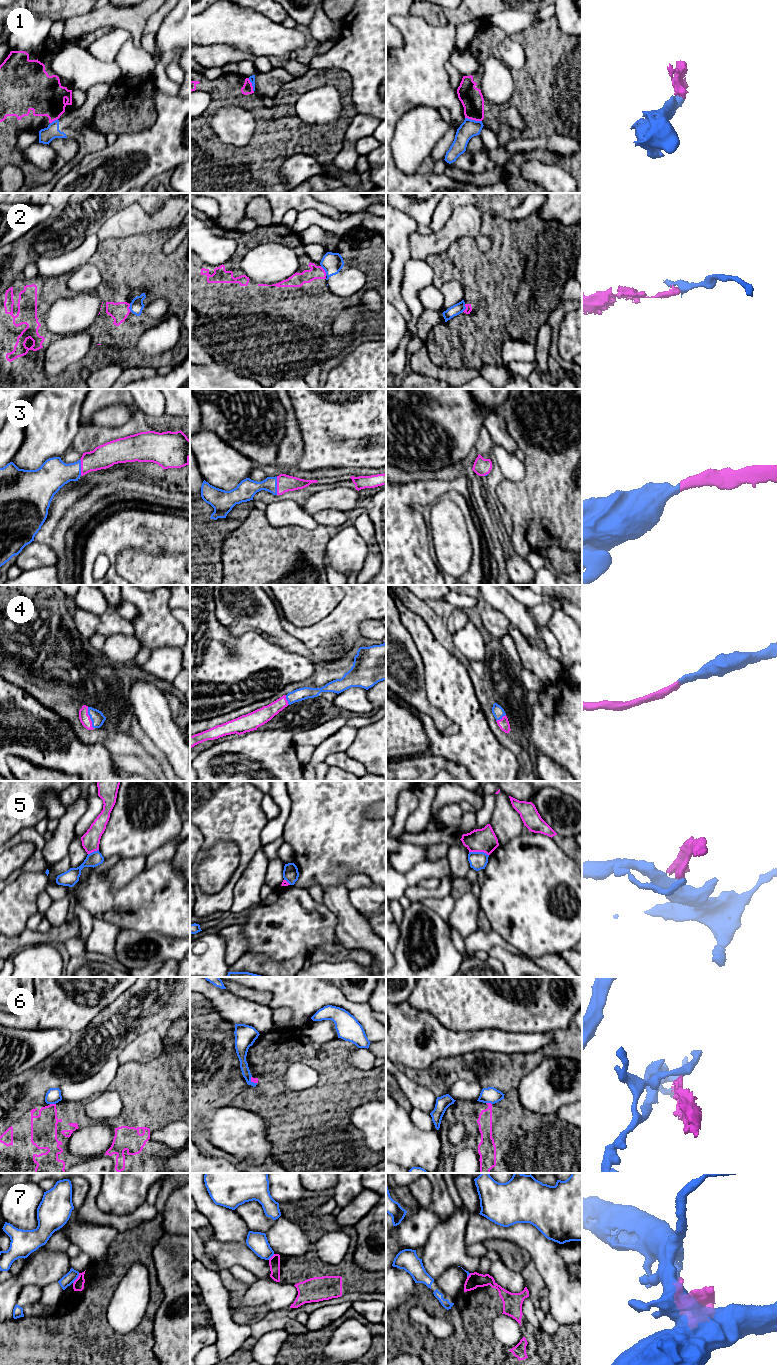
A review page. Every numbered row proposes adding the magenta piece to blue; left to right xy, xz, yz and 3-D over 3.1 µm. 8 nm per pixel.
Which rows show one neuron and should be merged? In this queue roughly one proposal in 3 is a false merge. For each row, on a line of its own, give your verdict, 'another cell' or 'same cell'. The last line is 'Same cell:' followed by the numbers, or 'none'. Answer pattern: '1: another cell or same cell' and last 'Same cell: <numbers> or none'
1: another cell
2: another cell
3: same cell
4: same cell
5: another cell
6: another cell
7: another cell
Same cell: 3, 4

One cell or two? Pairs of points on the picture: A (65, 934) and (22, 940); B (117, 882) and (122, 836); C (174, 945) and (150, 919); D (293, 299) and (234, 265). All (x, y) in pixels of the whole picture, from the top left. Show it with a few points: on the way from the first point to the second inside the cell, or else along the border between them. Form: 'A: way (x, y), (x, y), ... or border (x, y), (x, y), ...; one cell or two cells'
A: way (54, 935), (33, 938); one cell
B: border (145, 856), (122, 858); two cells
C: border (145, 932), (157, 932), (165, 937), (179, 939); two cells
D: way (275, 299), (254, 299), (238, 283); one cell

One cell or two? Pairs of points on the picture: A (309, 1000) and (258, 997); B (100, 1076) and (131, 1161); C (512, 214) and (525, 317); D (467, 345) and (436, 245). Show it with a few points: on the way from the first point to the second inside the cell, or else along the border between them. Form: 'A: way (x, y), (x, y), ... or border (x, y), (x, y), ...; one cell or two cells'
A: border (250, 989), (269, 992), (272, 996), (270, 1005); two cells
B: border (118, 1067), (115, 1077), (107, 1088); two cells
C: border (535, 211), (521, 219), (504, 219), (495, 215); two cells
D: border (457, 239), (444, 252), (430, 254), (425, 259); two cells

